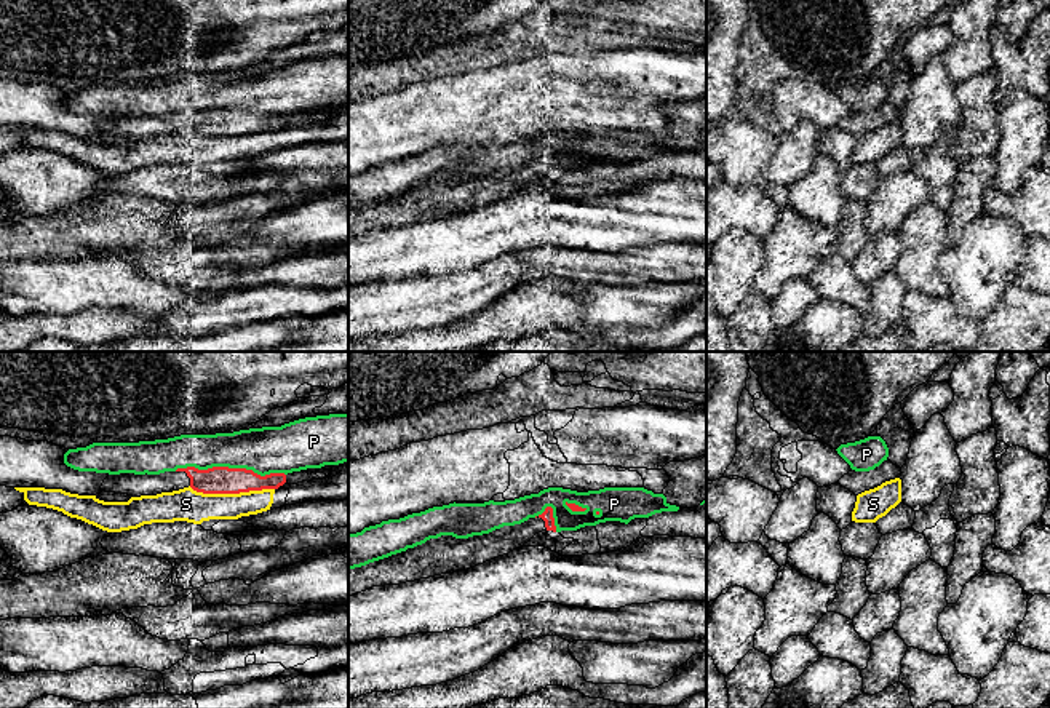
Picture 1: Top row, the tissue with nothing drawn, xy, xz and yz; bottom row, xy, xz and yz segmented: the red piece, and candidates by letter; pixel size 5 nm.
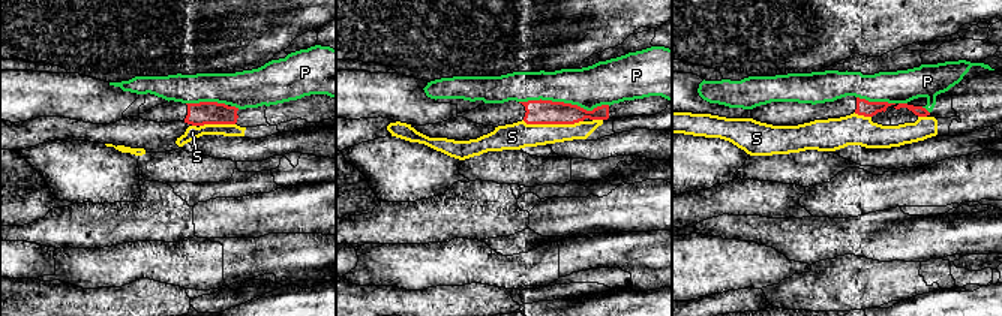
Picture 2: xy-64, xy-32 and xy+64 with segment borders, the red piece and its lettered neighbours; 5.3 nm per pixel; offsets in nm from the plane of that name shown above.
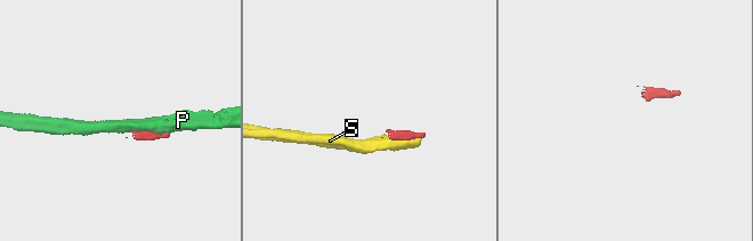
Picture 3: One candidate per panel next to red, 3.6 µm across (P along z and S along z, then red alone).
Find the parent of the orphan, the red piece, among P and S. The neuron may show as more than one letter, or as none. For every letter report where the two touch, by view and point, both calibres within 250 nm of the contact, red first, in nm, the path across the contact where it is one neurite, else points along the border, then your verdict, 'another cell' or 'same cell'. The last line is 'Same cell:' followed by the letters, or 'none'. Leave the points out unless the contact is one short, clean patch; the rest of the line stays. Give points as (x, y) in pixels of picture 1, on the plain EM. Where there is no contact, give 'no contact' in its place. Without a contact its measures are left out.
P: xy (230, 111) | 140/240 nm | another cell
S: xy (232, 135) | 140/160 nm | another cell
Same cell: none

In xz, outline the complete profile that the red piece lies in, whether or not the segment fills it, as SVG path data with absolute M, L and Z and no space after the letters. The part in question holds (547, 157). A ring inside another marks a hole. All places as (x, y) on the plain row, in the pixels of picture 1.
M553 150L515 168L503 168L489 176L455 181L441 177L406 193L348 211L348 240L372 229L400 227L441 216L467 213L521 190L542 173L556 174Z

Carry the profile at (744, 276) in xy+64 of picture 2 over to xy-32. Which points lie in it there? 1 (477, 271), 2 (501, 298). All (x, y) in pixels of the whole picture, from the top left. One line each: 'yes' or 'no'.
1: yes
2: no

